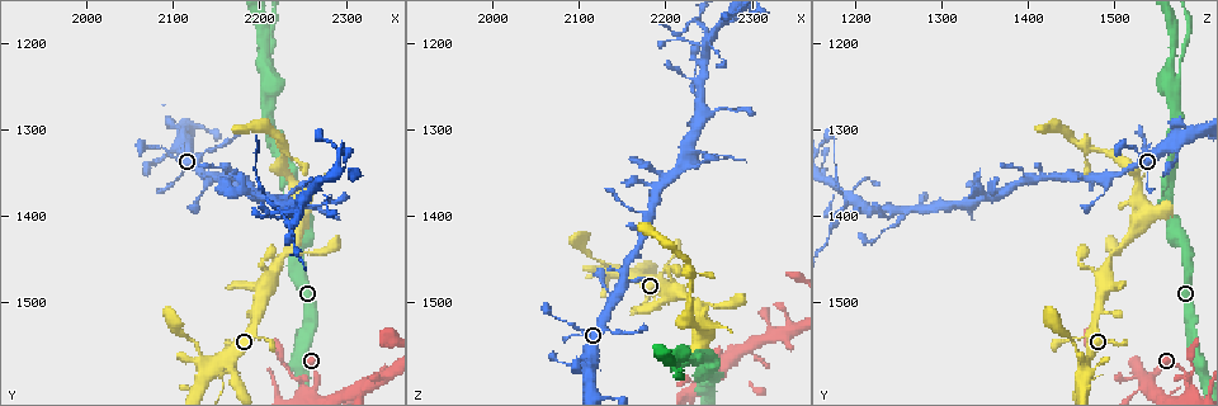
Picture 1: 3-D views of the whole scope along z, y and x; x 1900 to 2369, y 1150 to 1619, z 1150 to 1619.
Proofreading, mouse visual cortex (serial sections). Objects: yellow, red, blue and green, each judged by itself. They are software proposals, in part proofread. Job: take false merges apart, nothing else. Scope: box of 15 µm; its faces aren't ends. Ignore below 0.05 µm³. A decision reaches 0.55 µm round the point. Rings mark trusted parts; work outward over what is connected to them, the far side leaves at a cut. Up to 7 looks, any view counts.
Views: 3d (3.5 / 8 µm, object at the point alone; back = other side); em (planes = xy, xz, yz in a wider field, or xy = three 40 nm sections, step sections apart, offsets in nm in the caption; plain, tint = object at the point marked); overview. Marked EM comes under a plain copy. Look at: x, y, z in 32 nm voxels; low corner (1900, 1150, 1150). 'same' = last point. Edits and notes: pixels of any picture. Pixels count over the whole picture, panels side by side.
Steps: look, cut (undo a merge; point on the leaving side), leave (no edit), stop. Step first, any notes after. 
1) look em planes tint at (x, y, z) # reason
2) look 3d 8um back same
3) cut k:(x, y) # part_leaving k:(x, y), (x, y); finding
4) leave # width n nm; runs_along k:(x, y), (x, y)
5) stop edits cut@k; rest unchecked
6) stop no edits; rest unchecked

look 3d 3.5um at (2260, 1600, 1585) # thin arm on a thick one

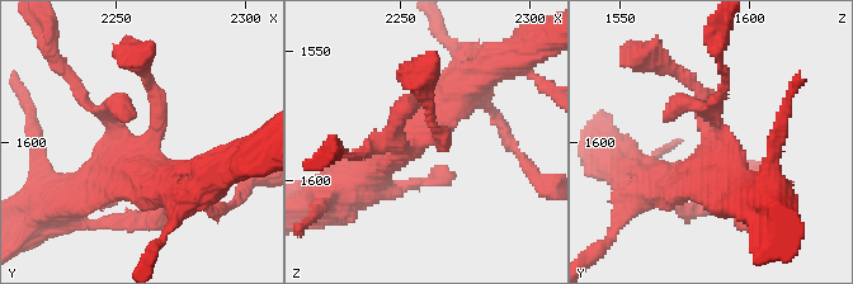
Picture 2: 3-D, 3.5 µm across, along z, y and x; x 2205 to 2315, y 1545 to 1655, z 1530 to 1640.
leave # runs_along 2:(147, 74), (163, 187); one cell here

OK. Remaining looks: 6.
look 3d 3.5um at (2140, 1575, 1470) # sharp bend

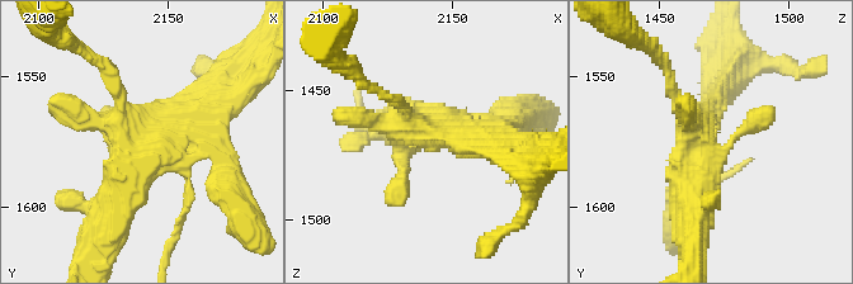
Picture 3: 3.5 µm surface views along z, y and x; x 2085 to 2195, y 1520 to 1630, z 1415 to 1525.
look em xy step 5 tint at (2138, 1572, 1465) # now the EM

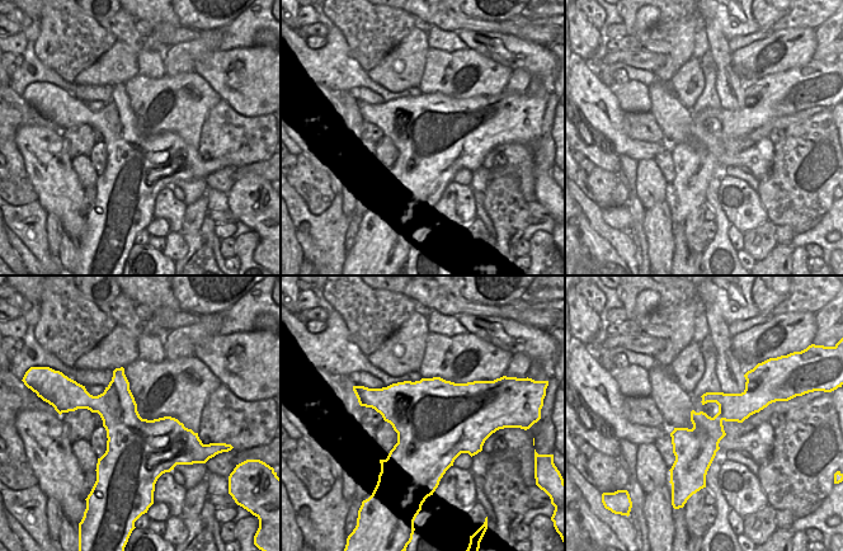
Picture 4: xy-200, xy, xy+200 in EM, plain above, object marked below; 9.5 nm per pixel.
leave # runs_along 3:(498, 146), (424, 131), (389, 98); all the same cell

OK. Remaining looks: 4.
look 3d 3.5um at (2240, 1395, 1265)

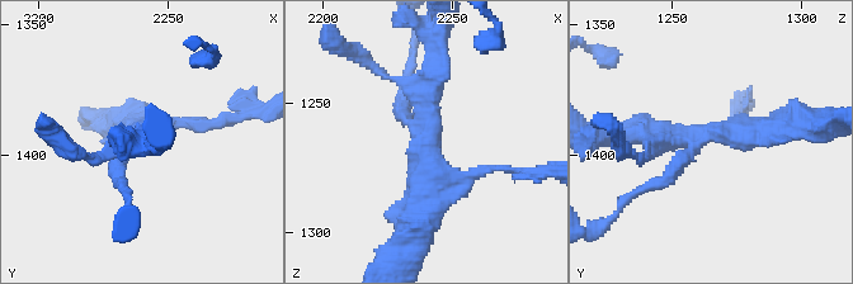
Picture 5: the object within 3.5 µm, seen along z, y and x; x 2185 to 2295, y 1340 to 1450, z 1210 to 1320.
look em xy step 5 tint at (2241, 1392, 1262) # arms 4; arm_widths 150, 200, 300, 300 nm; need the tissue

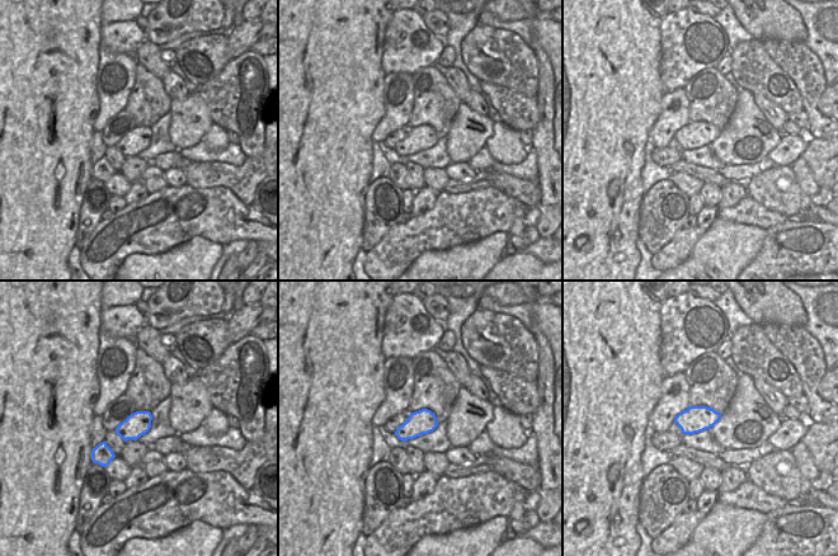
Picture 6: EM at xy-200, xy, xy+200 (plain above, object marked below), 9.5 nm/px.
look em xy step 3 tint same

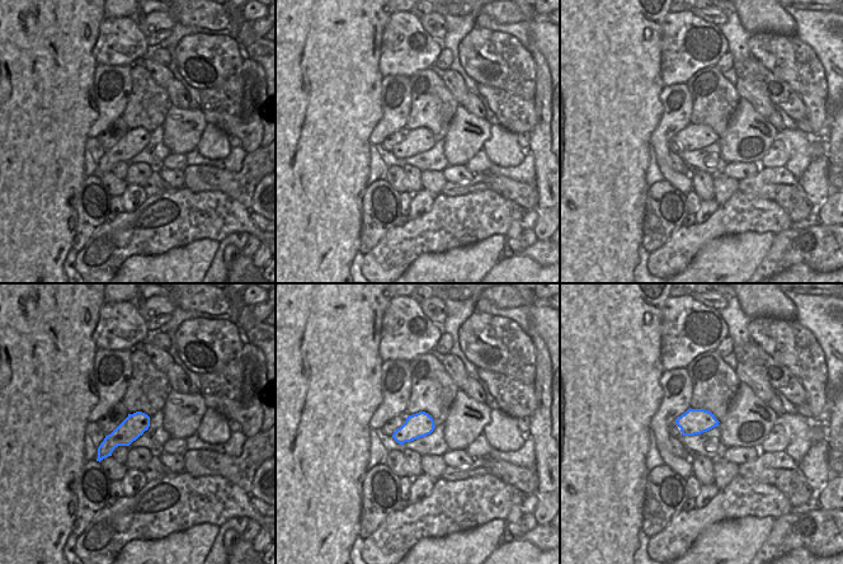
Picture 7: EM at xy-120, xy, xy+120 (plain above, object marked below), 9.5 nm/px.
leave # runs_along 5:(418, 214), (437, 52); continuous, no second cell

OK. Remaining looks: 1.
stop no edits; rest unchecked

